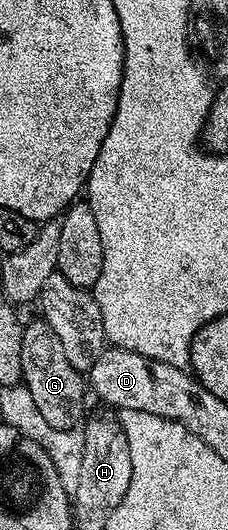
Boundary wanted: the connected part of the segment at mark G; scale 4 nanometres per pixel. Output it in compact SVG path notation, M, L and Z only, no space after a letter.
M42 318L24 325L21 342L23 384L30 390L43 419L57 429L76 429L84 419L87 384L84 375L66 359L61 338Z

